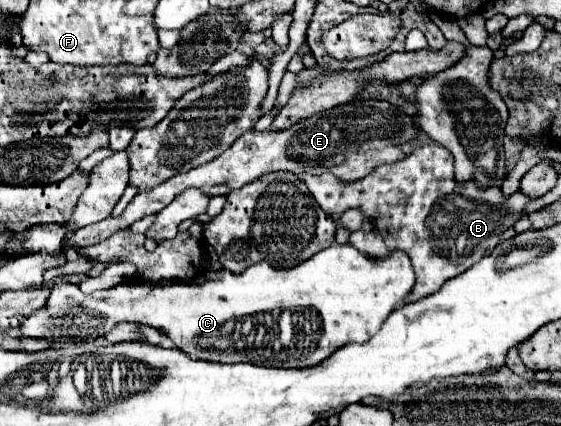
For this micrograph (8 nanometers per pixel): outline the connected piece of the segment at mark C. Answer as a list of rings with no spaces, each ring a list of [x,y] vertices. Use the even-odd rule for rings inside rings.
[[[333,243],[325,251],[313,255],[291,269],[271,269],[269,263],[261,261],[247,267],[241,275],[227,273],[225,269],[213,271],[205,275],[201,283],[173,283],[173,285],[153,285],[153,283],[135,283],[135,285],[117,285],[101,293],[101,299],[89,299],[85,303],[73,303],[71,299],[59,301],[59,305],[45,305],[43,309],[31,313],[27,321],[21,325],[23,337],[35,339],[89,339],[101,337],[111,331],[111,327],[119,321],[137,321],[143,325],[151,325],[163,333],[167,333],[175,347],[185,351],[193,359],[203,361],[249,361],[255,365],[273,365],[273,367],[305,367],[317,365],[339,349],[345,343],[365,343],[373,337],[389,313],[405,303],[409,293],[415,287],[415,271],[411,259],[405,251],[395,249],[385,257],[369,257],[357,251],[351,243],[339,245]],[[289,311],[293,315],[293,335],[285,345],[281,335],[277,335],[277,317]]]

